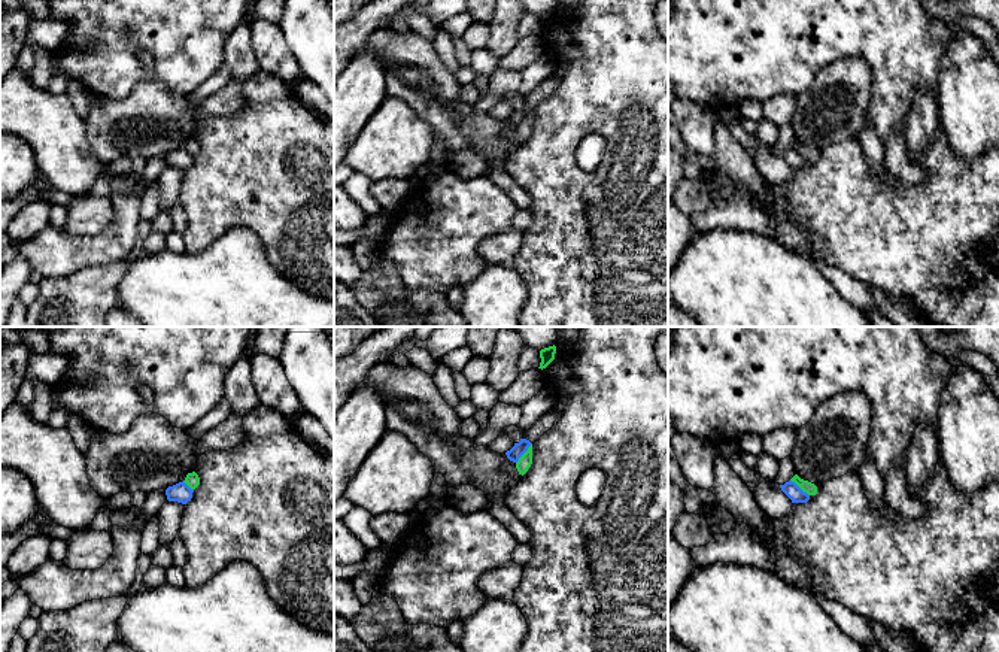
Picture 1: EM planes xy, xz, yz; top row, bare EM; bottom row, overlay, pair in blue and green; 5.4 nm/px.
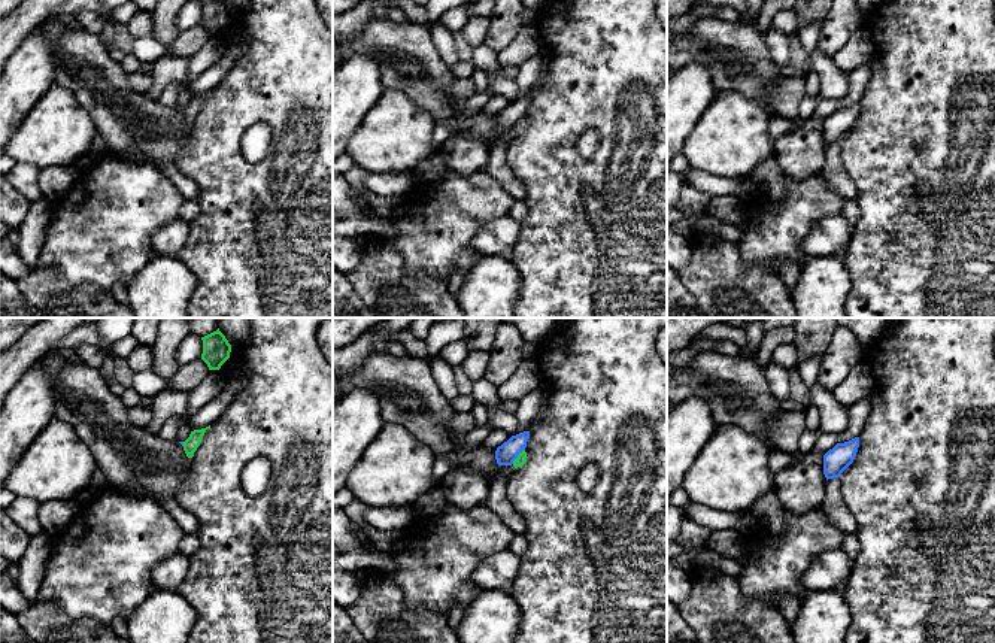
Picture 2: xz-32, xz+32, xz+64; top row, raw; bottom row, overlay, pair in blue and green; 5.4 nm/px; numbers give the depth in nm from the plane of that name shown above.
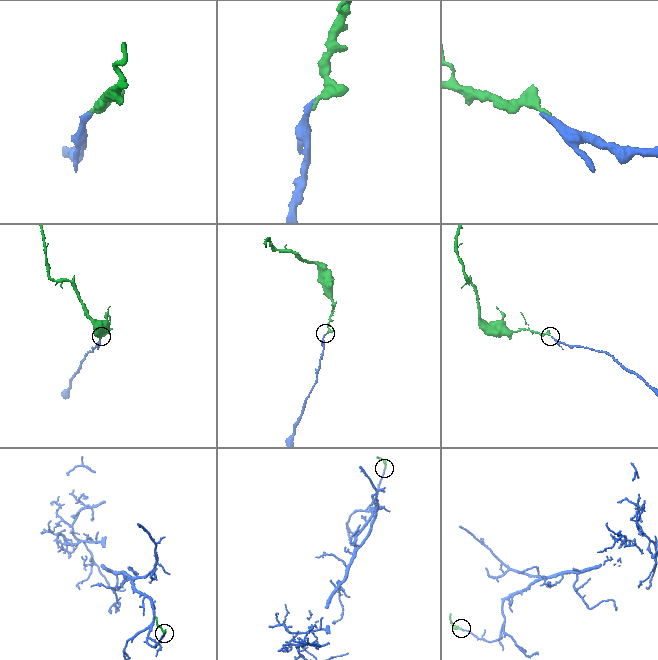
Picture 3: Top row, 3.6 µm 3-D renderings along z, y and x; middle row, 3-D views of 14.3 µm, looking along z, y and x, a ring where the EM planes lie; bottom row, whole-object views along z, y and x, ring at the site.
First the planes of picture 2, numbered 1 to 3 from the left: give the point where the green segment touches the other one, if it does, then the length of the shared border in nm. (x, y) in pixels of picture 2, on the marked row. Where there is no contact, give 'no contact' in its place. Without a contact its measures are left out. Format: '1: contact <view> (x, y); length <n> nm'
1: no contact
2: contact xz+32 (516, 457); length 100 nm
3: no contact

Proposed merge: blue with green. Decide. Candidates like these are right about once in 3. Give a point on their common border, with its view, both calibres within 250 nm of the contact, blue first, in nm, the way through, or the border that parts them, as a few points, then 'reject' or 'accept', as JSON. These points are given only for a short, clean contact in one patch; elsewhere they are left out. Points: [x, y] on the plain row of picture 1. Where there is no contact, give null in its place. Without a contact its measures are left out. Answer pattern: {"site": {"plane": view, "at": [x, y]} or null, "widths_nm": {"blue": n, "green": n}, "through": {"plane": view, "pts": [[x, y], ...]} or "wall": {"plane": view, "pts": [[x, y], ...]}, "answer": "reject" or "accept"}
{"site": {"plane": "xz", "at": [524, 118]}, "widths_nm": {"blue": 70, "green": 70}, "wall": {"plane": "xz", "pts": [[531, 109], [516, 129]]}, "answer": "reject"}

